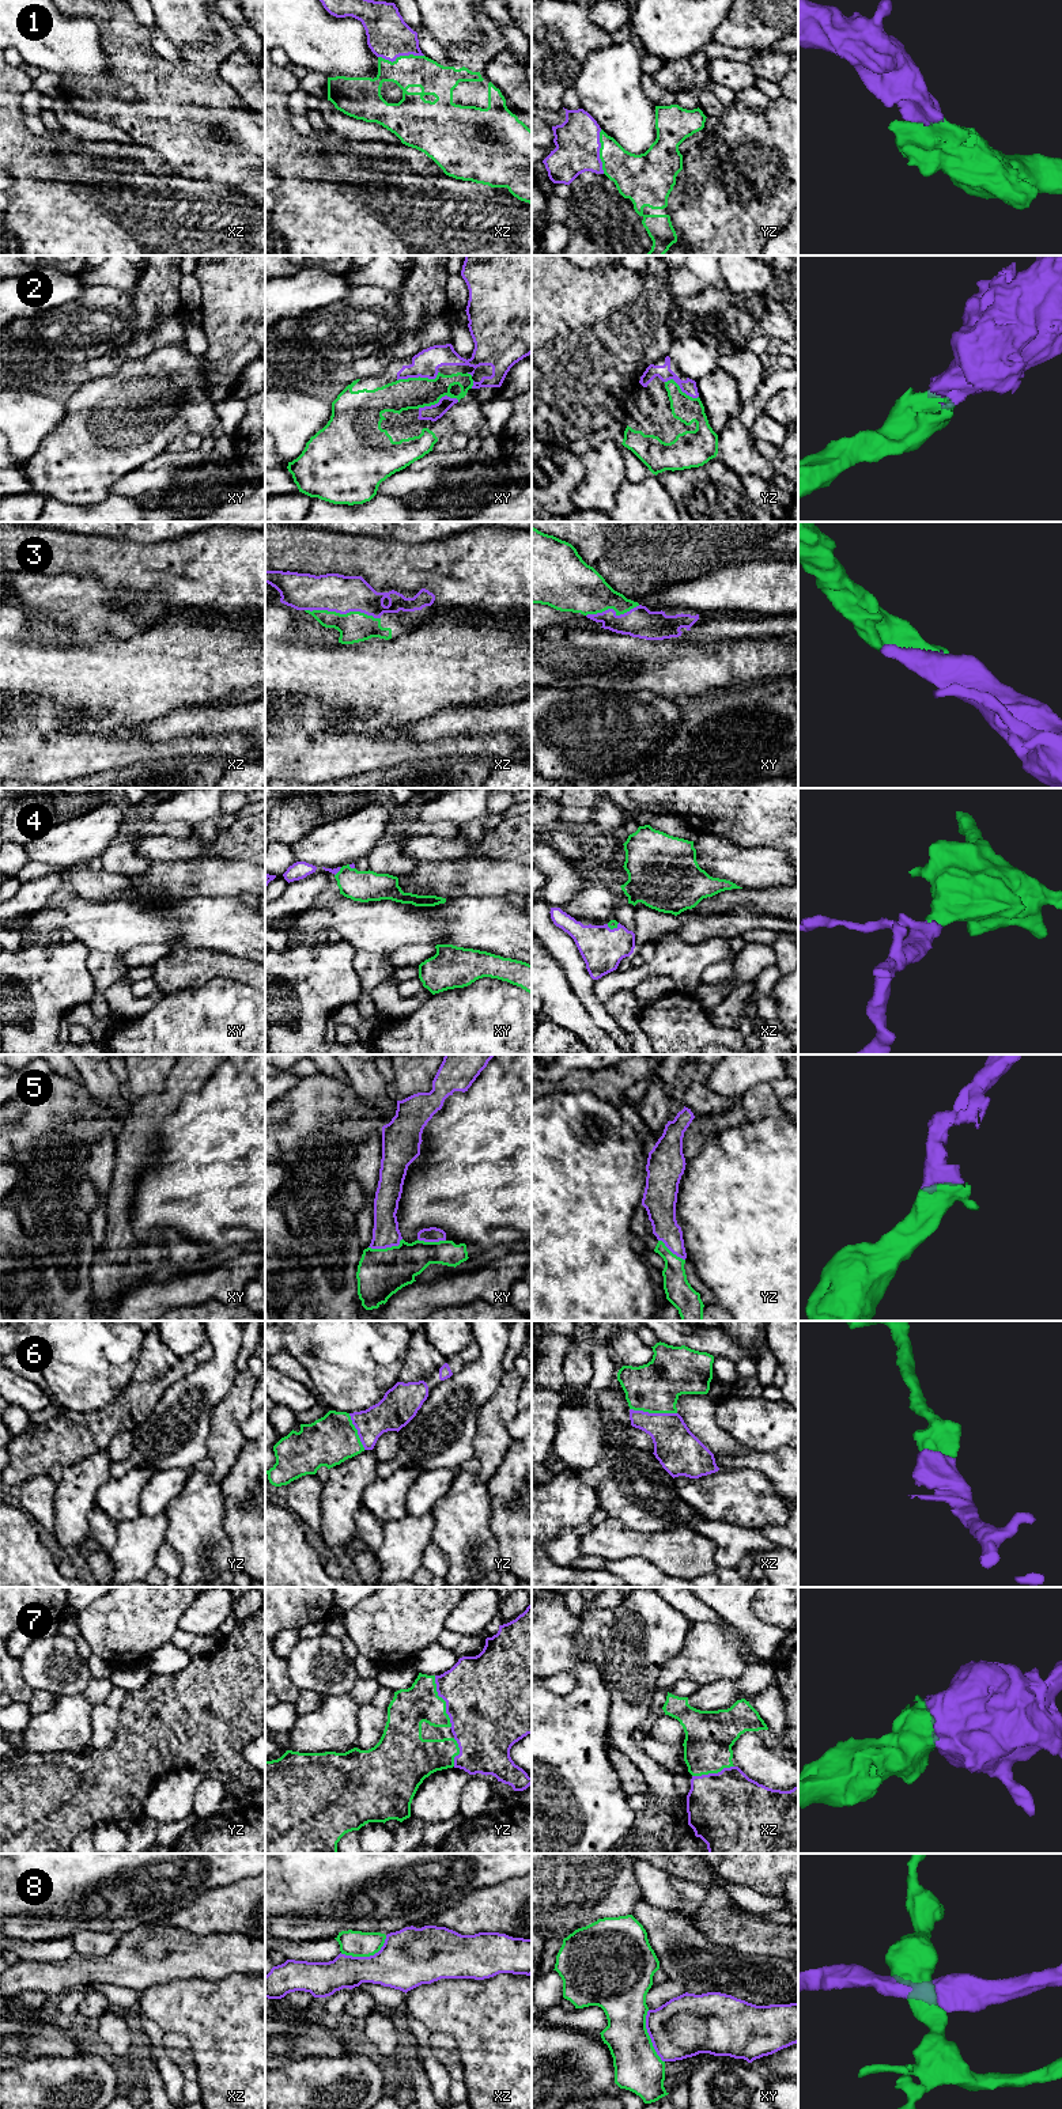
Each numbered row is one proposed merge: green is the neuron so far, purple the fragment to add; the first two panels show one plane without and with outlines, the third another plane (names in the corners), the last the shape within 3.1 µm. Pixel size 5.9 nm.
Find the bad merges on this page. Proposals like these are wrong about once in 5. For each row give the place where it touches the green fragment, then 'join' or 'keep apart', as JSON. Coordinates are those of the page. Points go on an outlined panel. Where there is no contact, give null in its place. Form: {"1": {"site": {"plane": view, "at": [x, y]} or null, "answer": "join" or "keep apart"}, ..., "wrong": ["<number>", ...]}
{"1": {"site": {"plane": "xz", "at": [400, 56]}, "answer": "join"}, "2": {"site": {"plane": "xy", "at": [419, 377]}, "answer": "join"}, "3": {"site": {"plane": "xz", "at": [343, 614]}, "answer": "join"}, "4": {"site": {"plane": "xz", "at": [612, 928]}, "answer": "join"}, "5": {"site": {"plane": "xy", "at": [386, 1248]}, "answer": "join"}, "6": {"site": {"plane": "xz", "at": [653, 1412]}, "answer": "join"}, "7": {"site": {"plane": "yz", "at": [445, 1702]}, "answer": "join"}, "8": {"site": {"plane": "xz", "at": [366, 1956]}, "answer": "keep apart"}, "wrong": ["8"]}

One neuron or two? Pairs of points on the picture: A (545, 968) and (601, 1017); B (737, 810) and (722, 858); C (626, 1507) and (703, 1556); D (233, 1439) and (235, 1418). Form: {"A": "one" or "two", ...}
{"A": "two", "B": "two", "C": "two", "D": "one"}

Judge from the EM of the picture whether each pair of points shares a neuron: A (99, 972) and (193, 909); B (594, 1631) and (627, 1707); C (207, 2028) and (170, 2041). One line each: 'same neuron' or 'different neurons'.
A: different neurons
B: same neuron
C: different neurons

